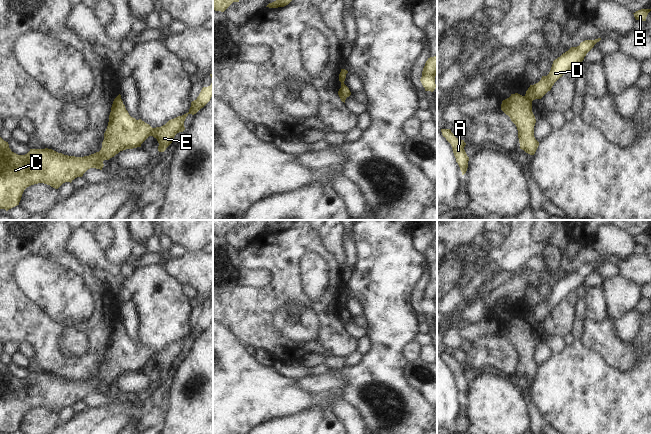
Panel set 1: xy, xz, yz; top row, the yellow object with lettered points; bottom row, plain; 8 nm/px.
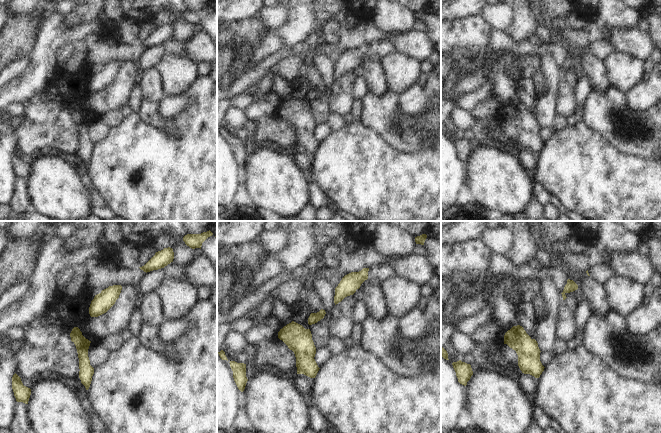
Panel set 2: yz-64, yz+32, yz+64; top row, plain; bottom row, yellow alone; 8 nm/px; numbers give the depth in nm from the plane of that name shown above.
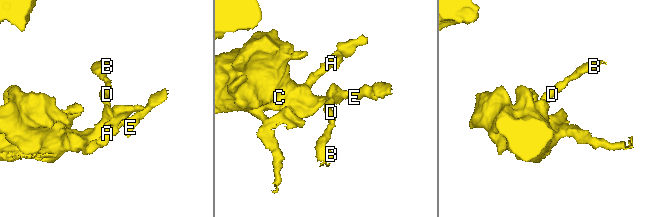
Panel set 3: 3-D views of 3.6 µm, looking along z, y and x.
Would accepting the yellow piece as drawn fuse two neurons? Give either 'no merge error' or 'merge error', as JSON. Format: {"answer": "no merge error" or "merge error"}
{"answer": "merge error"}

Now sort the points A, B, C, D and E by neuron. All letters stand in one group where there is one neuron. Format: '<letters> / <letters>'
A C E / B D

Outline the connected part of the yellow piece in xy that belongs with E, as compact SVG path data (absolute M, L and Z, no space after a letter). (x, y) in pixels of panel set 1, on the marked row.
M210 74L212 83L203 87L196 100L191 102L189 112L169 120L161 127L152 128L141 119L131 117L123 104L121 97L117 96L112 104L109 122L104 133L102 148L99 152L84 157L68 156L52 149L30 149L25 155L18 155L11 151L8 142L0 137L0 209L9 209L19 205L24 190L34 184L44 183L58 189L65 182L72 182L90 168L102 170L104 160L109 160L120 151L141 147L141 144L149 137L157 139L158 151L164 152L172 143L175 135L185 130L184 121L189 114L196 114L203 108L213 96L213 74Z

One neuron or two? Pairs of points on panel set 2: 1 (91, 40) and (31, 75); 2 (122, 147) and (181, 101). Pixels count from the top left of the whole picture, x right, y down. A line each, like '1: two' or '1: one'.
1: two
2: two

